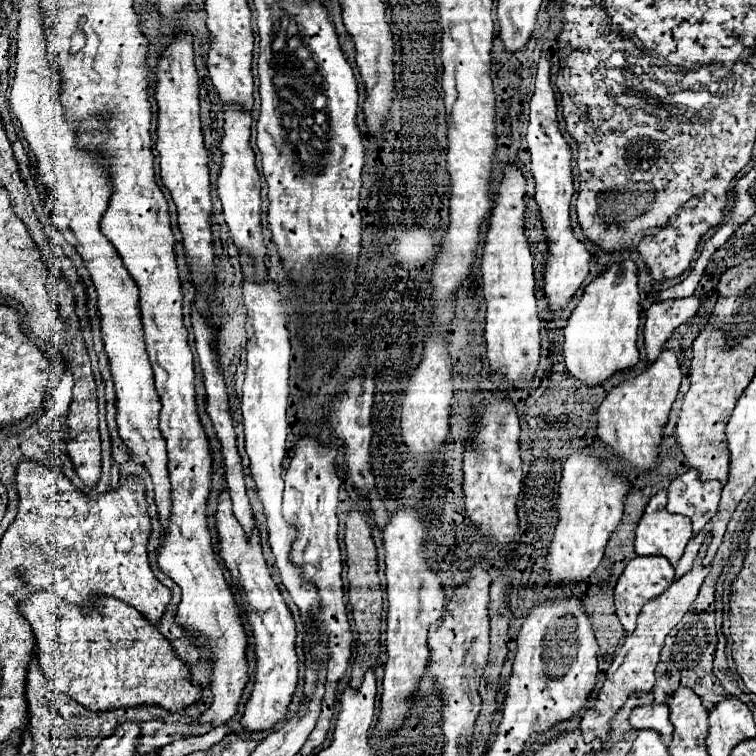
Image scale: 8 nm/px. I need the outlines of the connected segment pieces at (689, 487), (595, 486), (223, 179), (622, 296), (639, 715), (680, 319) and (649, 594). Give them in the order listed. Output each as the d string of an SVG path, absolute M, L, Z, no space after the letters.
M689 469L669 485L669 513L687 515L693 521L693 533L697 535L705 523L715 515L721 497L719 481L701 481L697 469Z
M577 451L565 461L559 481L559 521L545 563L545 571L549 573L549 587L579 585L589 581L603 559L603 551L611 533L621 521L623 497L627 489L627 481L607 471L607 465L601 459L587 455L585 451Z
M223 105L223 117L225 117L225 125L223 125L223 139L221 139L221 171L219 171L219 179L217 179L217 191L219 199L223 203L223 215L227 219L229 231L233 235L235 247L237 249L245 249L253 259L255 259L255 267L257 267L257 275L263 275L265 271L265 245L263 245L263 233L261 233L261 197L259 197L259 189L261 189L261 179L259 179L259 171L255 167L255 153L249 145L249 131L251 131L251 113L245 109L239 109L239 105Z
M609 267L585 289L579 305L571 313L565 327L563 355L567 371L589 387L601 385L619 371L633 369L639 361L637 351L639 327L639 291L637 271L619 271Z
M649 703L635 707L629 717L629 723L635 729L655 729L665 737L673 733L673 725L669 721L669 707L665 703Z
M695 295L687 299L667 299L661 303L653 303L647 311L647 321L643 329L647 361L657 361L659 353L663 353L667 339L671 333L683 325L689 317L693 317L699 309L699 299Z
M635 557L633 561L627 563L615 587L615 607L617 607L617 617L629 635L635 631L635 619L641 607L653 597L661 595L673 583L673 575L675 575L673 567L665 557Z

